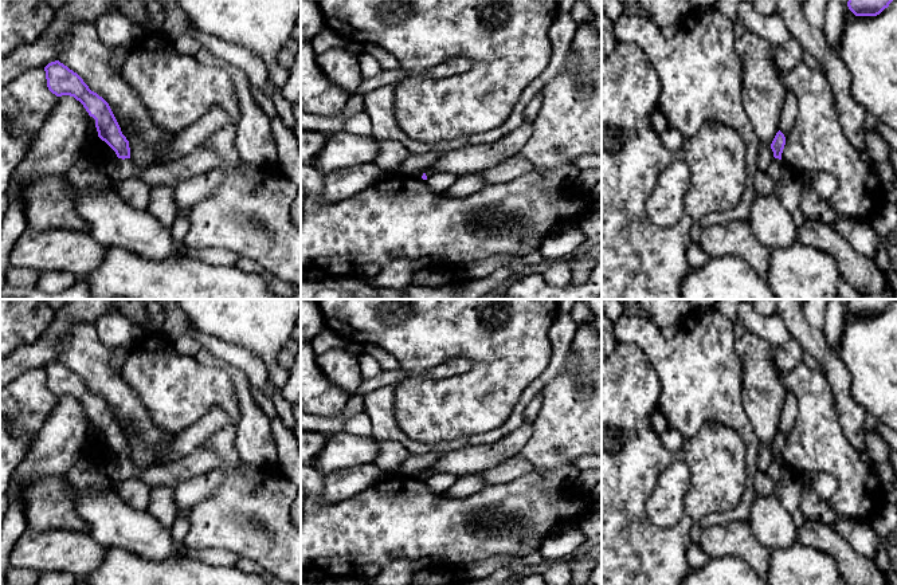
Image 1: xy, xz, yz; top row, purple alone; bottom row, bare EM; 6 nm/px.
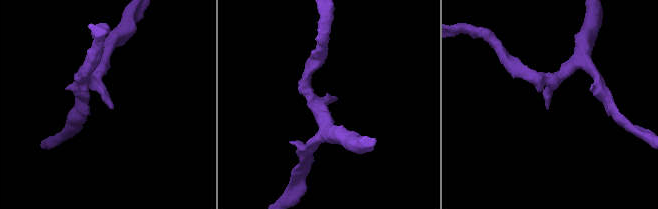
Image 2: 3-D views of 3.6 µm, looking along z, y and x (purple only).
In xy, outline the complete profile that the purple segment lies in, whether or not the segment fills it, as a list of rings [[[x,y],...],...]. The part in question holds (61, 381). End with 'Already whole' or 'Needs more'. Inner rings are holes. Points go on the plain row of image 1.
[[[59,361],[48,364],[44,372],[48,390],[56,397],[70,396],[79,401],[95,420],[98,437],[115,452],[118,459],[130,459],[129,441],[122,435],[109,404]]]. Already whole

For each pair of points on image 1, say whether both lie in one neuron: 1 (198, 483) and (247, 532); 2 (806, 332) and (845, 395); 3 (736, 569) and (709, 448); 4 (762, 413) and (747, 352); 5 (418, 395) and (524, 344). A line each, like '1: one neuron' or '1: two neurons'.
1: two neurons
2: one neuron
3: two neurons
4: one neuron
5: one neuron

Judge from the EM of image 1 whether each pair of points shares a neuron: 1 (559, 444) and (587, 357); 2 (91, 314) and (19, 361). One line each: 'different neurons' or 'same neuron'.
1: same neuron
2: same neuron

